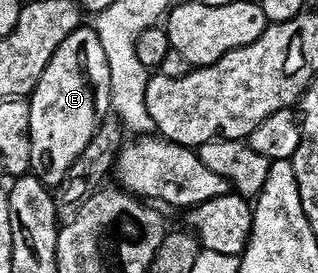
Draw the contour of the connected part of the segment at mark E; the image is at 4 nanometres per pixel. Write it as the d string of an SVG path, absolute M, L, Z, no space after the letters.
M95 27L76 28L54 50L42 78L28 100L30 106L30 172L43 184L63 183L76 159L94 138L100 121L110 112L110 66Z

